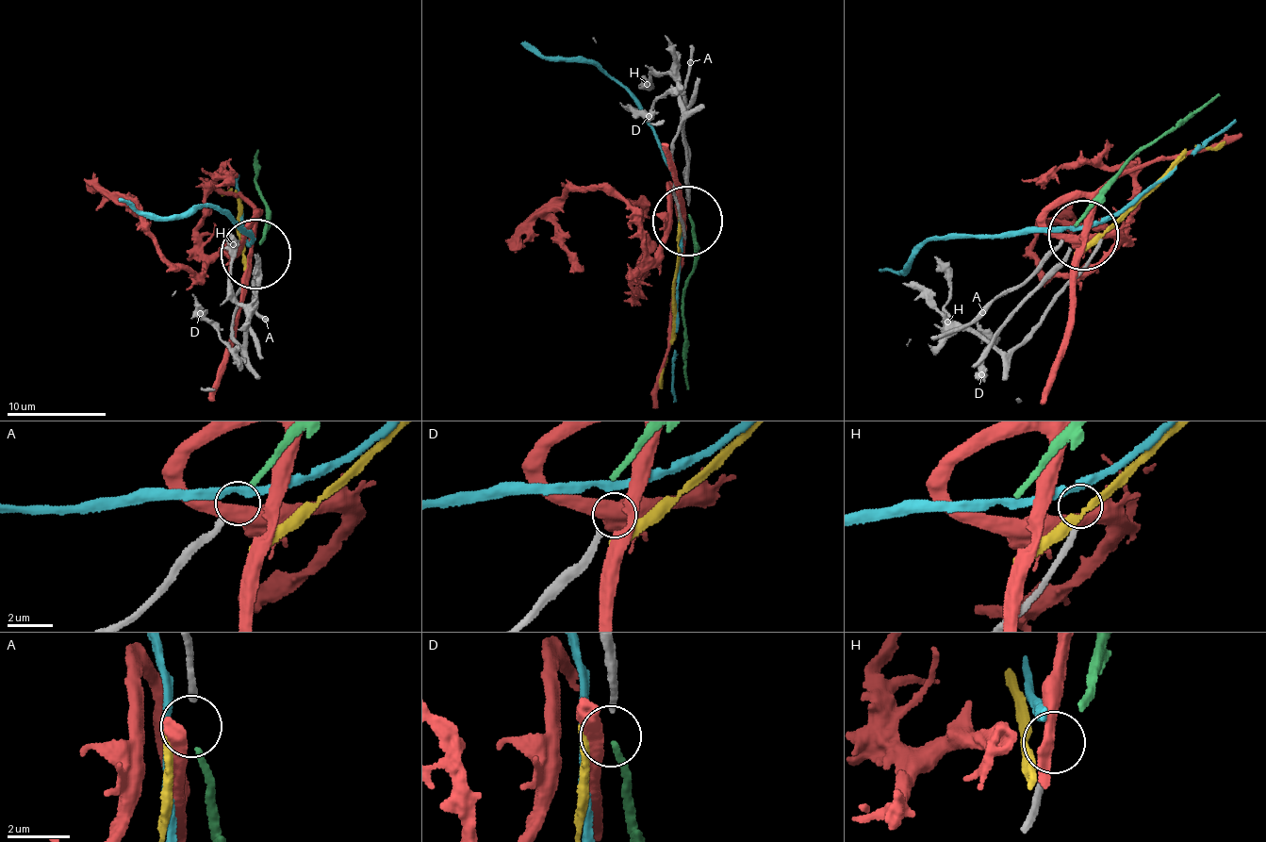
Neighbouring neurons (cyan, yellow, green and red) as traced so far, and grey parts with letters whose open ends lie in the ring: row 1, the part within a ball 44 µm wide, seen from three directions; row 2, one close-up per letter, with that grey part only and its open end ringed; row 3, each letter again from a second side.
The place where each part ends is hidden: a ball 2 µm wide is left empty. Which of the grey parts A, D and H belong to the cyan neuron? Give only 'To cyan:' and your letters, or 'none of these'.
To cyan: none of these

